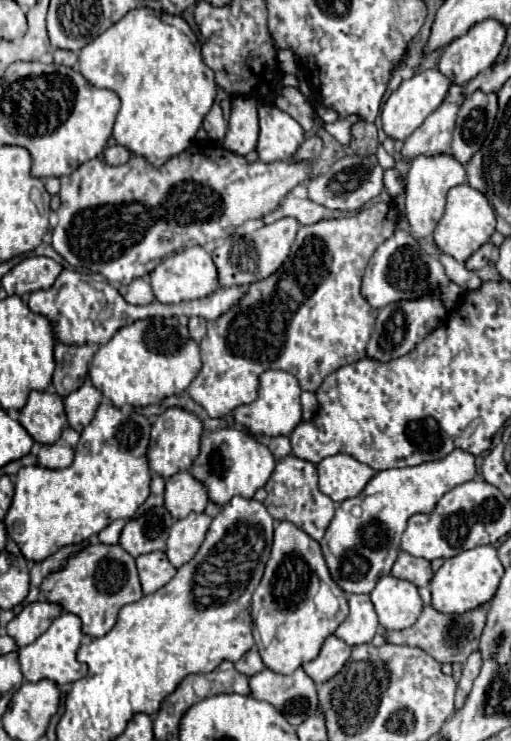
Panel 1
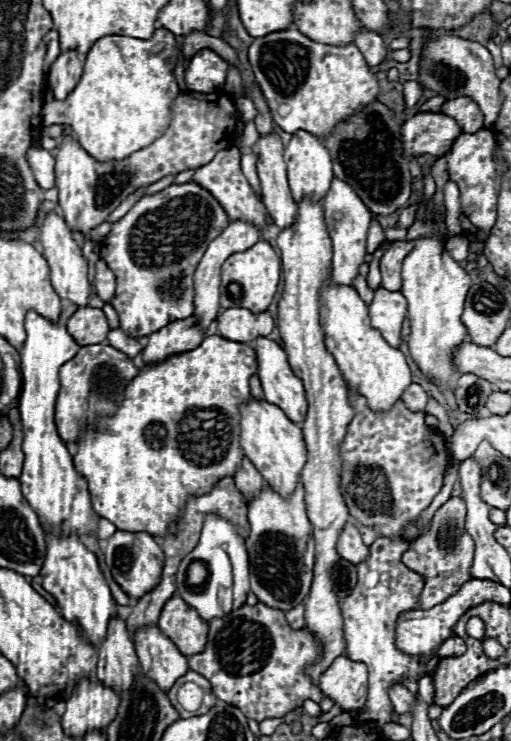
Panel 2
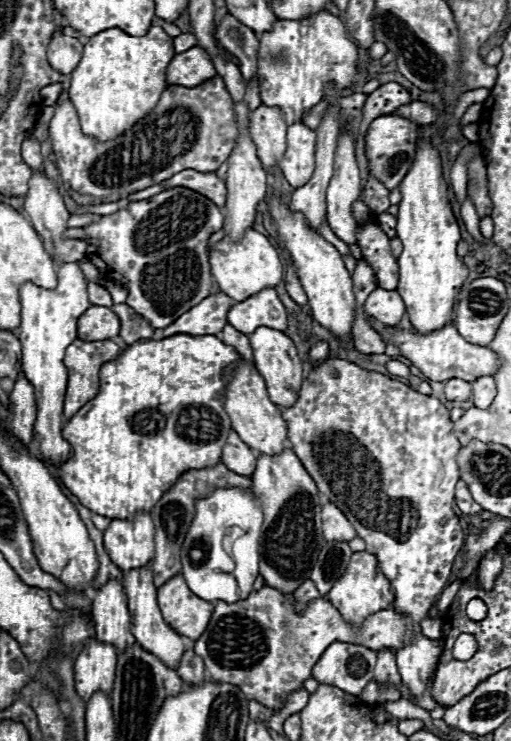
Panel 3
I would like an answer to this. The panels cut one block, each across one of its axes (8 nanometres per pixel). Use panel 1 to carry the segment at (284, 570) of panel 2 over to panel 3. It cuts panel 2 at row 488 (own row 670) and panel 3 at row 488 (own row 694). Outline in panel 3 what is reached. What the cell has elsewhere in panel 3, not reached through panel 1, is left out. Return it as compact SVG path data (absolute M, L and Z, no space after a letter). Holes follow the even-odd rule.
M284 448L278 456L258 456L256 470L252 474L252 490L260 496L264 508L262 544L260 544L260 574L264 582L282 592L294 592L314 568L314 554L322 544L322 520L320 520L320 498L314 480L294 456L290 448Z

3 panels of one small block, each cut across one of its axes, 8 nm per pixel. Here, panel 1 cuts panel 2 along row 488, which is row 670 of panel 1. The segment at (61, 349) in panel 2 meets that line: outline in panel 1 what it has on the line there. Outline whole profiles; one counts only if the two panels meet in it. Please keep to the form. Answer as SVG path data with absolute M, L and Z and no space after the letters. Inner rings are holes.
M64 612L62 616L58 616L52 626L40 636L36 638L36 642L20 648L20 666L22 666L22 674L28 682L38 682L38 680L52 680L56 684L70 684L76 682L80 678L86 676L88 666L80 664L76 660L76 652L82 644L84 632L82 632L82 622L76 614Z

